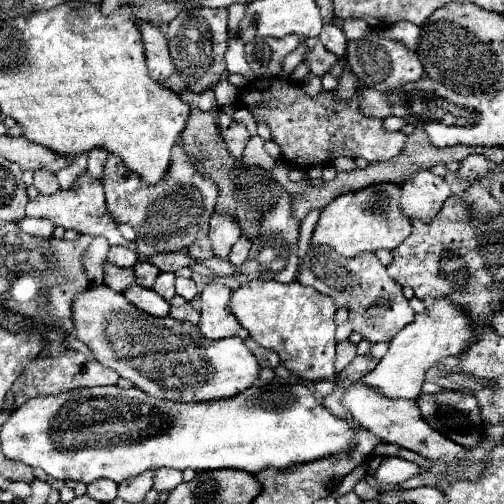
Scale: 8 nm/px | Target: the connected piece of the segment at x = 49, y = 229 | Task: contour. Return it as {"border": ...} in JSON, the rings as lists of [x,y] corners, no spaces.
{"border":[[[23,218],[17,222],[21,232],[31,234],[35,238],[49,238],[53,234],[53,222],[51,220],[41,220],[41,218]]]}

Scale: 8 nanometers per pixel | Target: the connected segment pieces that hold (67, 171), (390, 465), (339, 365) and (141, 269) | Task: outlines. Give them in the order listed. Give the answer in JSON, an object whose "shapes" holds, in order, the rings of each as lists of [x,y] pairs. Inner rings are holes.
{"shapes":[[[[81,156],[79,160],[73,160],[67,168],[63,168],[61,172],[57,172],[57,180],[59,180],[59,186],[65,190],[65,188],[75,188],[77,182],[81,180],[81,176],[85,174],[87,170],[87,156]]],[[[385,458],[375,472],[375,478],[379,484],[401,484],[419,472],[421,468],[417,464],[411,464],[403,458]]],[[[345,340],[345,342],[339,342],[337,344],[337,358],[335,358],[335,370],[337,372],[341,372],[353,358],[357,356],[357,352],[355,352],[355,346],[349,342],[349,340]]],[[[139,260],[139,262],[133,266],[133,270],[135,270],[135,276],[137,276],[137,284],[139,284],[139,286],[143,286],[143,288],[153,288],[155,278],[157,278],[157,274],[159,274],[159,268],[157,268],[155,264],[145,262],[145,260]]]]}

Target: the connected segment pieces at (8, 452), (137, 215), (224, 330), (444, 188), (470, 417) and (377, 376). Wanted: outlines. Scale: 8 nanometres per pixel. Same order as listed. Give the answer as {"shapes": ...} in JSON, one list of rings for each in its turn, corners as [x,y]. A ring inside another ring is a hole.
{"shapes":[[[[261,384],[261,386],[253,386],[247,388],[241,396],[235,396],[231,400],[221,400],[221,404],[177,404],[177,402],[165,402],[159,398],[151,398],[145,392],[141,392],[139,388],[119,388],[119,386],[99,386],[99,388],[77,388],[73,392],[65,392],[61,396],[45,396],[45,398],[33,398],[29,400],[25,406],[21,406],[19,410],[13,410],[9,420],[5,422],[5,426],[1,428],[1,446],[3,446],[3,454],[9,460],[19,460],[31,468],[43,468],[51,478],[57,480],[75,480],[75,482],[93,482],[97,478],[109,478],[115,482],[123,482],[129,478],[135,478],[147,470],[159,470],[159,468],[175,468],[175,470],[221,470],[221,468],[231,468],[231,470],[245,470],[251,474],[257,474],[263,468],[287,468],[289,464],[299,464],[299,462],[307,462],[307,460],[317,460],[323,456],[329,456],[333,452],[341,452],[351,444],[353,432],[349,430],[349,426],[343,420],[337,420],[335,416],[329,414],[327,408],[323,408],[317,398],[315,392],[305,386],[305,384]],[[157,418],[161,418],[161,426],[151,428],[151,422],[157,422]]],[[[181,144],[173,148],[173,164],[169,176],[155,186],[141,184],[133,172],[125,170],[117,156],[107,158],[105,166],[105,194],[109,214],[117,224],[129,224],[141,240],[153,246],[157,252],[177,252],[189,248],[195,240],[205,238],[209,230],[209,218],[215,210],[217,186],[213,180],[203,178],[201,162],[191,162]]],[[[211,282],[203,288],[201,324],[199,324],[199,330],[203,336],[207,336],[211,340],[221,340],[221,338],[229,338],[229,336],[239,336],[241,340],[245,340],[249,336],[249,332],[229,312],[229,308],[227,308],[229,296],[231,296],[231,290],[217,282]]],[[[429,170],[417,172],[401,188],[403,188],[401,194],[403,214],[407,218],[415,218],[423,222],[433,220],[439,214],[443,202],[451,196],[447,180],[431,174]]],[[[447,390],[441,394],[427,394],[417,400],[417,406],[421,408],[421,414],[429,422],[429,426],[437,428],[443,436],[449,436],[449,440],[453,440],[465,448],[475,448],[481,444],[485,422],[481,418],[479,404],[473,394],[465,394],[459,390]]],[[[439,298],[431,310],[417,314],[417,320],[405,326],[391,342],[387,354],[379,360],[375,370],[371,370],[361,384],[383,392],[387,398],[415,400],[421,394],[423,374],[435,366],[441,358],[457,356],[471,340],[477,338],[477,328],[469,316],[465,316],[449,298]]]]}

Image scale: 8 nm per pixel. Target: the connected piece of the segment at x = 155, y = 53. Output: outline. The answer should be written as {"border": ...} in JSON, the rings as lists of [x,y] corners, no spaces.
{"border":[[[139,20],[137,28],[141,30],[149,76],[153,80],[157,80],[157,82],[167,80],[173,74],[171,56],[169,56],[169,50],[167,50],[167,38],[159,32],[157,26],[151,26],[151,24],[143,22],[143,20]]]}

